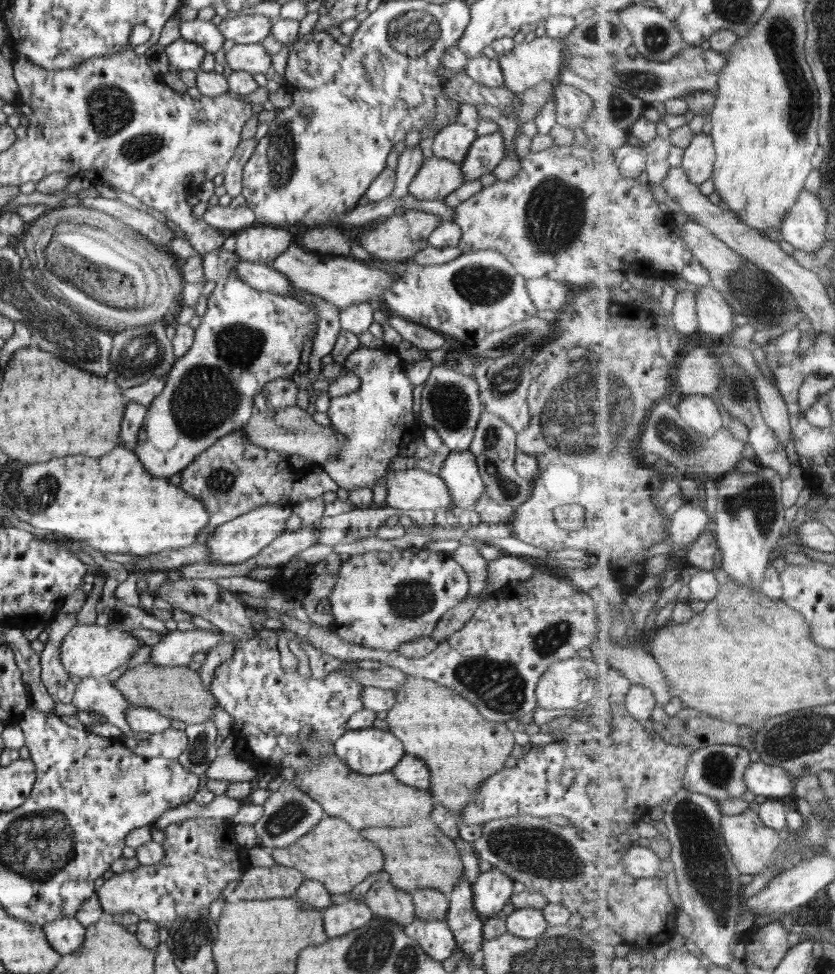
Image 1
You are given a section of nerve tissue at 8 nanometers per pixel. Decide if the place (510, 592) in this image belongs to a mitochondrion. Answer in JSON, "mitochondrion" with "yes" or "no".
{"mitochondrion":"no"}

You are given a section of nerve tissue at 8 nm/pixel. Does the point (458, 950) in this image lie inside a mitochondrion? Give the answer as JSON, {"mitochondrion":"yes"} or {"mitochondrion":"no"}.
{"mitochondrion":"no"}

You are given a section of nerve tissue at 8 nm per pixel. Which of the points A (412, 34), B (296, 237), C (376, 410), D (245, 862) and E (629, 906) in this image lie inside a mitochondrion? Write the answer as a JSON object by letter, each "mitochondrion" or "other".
{"A":"mitochondrion","B":"other","C":"other","D":"other","E":"other"}

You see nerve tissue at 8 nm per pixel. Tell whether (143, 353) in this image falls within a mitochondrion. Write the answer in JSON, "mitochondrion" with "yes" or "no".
{"mitochondrion":"yes"}

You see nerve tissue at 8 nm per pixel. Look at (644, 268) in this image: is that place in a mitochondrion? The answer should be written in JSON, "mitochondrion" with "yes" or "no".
{"mitochondrion":"no"}

